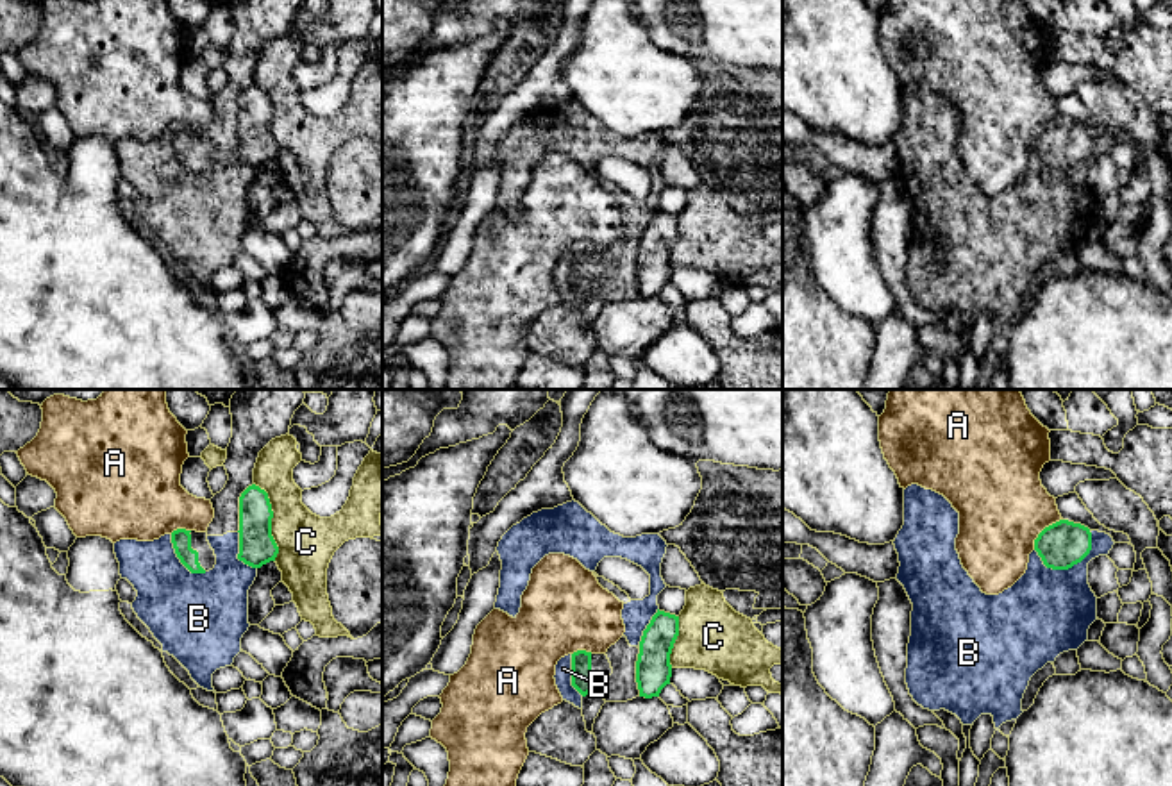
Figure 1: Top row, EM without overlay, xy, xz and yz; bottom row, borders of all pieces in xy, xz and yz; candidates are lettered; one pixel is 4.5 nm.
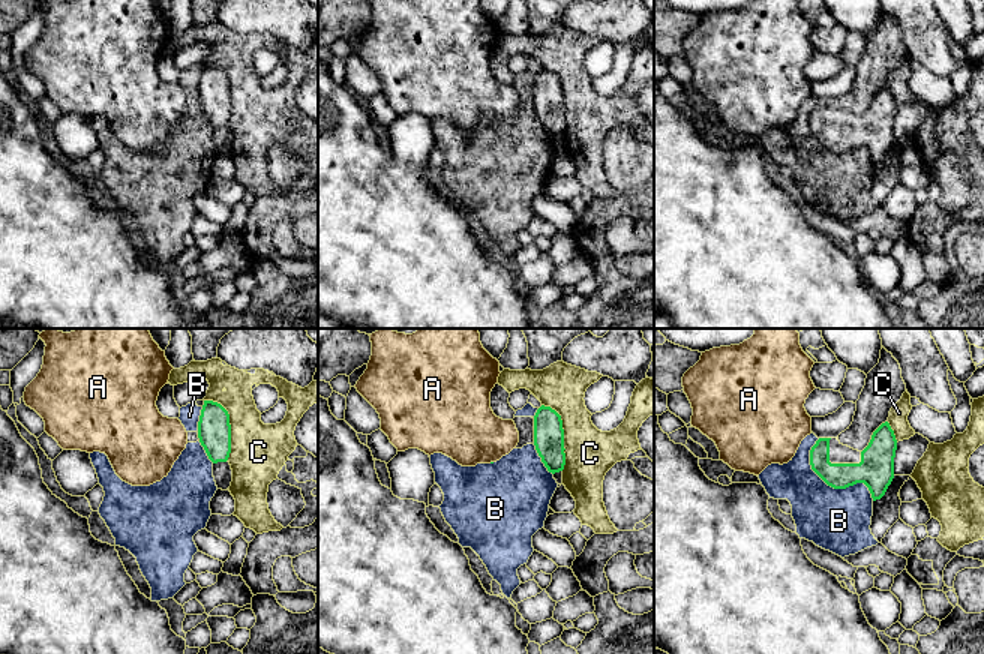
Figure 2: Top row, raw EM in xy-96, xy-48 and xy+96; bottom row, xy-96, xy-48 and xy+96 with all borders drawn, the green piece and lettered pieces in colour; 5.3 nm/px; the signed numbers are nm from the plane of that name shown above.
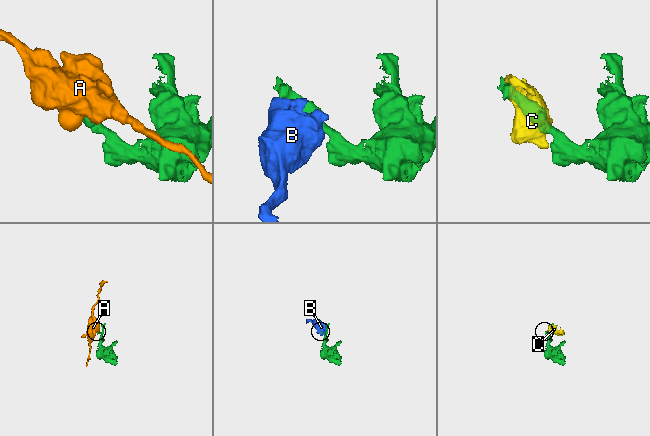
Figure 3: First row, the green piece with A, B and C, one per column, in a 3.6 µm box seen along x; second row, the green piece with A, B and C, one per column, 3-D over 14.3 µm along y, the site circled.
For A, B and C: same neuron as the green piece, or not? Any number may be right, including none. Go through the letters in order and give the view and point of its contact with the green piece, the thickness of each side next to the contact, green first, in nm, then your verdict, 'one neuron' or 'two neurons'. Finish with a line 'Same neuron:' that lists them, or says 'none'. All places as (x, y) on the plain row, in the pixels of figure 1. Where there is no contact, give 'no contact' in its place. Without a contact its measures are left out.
A: yz (1042, 131) | 200/400 nm | two neurons
B: yz (1069, 167) | 200/380 nm | two neurons
C: xy (270, 120) | 160/260 nm | two neurons
Same neuron: none

